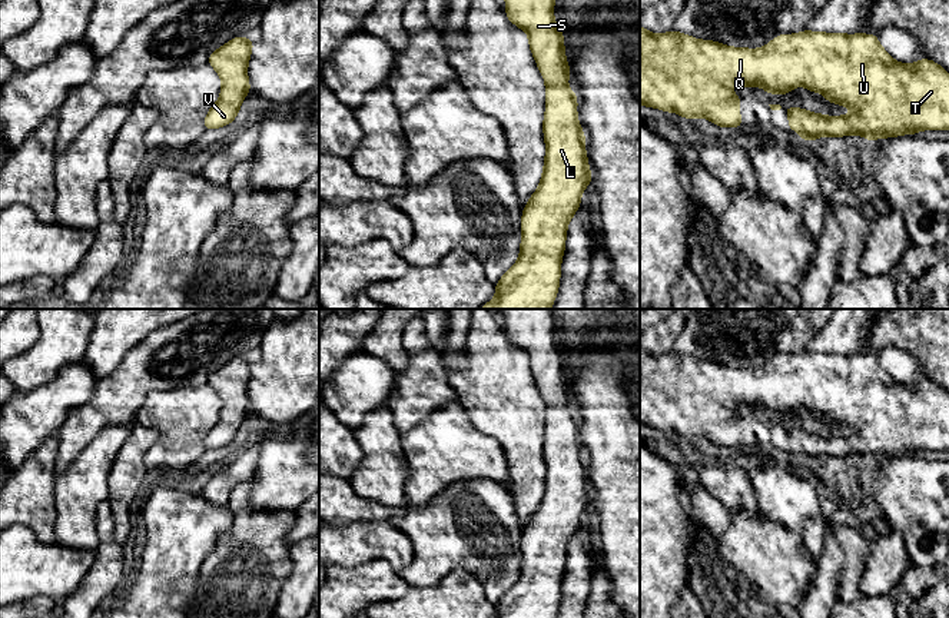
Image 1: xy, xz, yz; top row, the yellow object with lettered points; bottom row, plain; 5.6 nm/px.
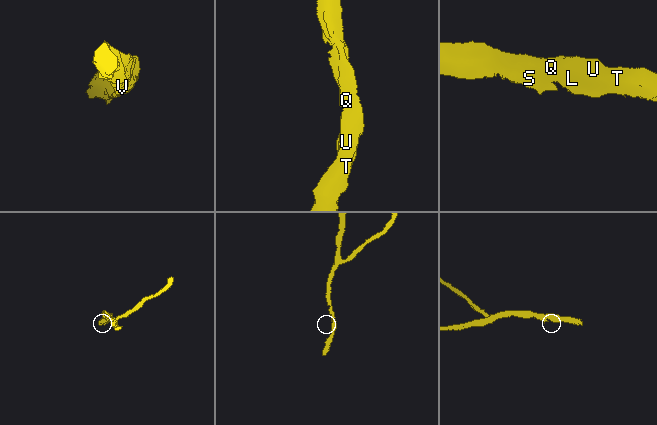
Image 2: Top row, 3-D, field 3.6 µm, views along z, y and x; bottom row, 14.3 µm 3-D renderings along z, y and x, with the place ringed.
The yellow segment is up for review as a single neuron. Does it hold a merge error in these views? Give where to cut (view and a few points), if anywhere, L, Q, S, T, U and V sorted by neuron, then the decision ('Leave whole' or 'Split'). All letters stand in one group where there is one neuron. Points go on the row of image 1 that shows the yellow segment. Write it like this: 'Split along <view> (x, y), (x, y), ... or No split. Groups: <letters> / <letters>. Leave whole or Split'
No split. Groups: L Q S T U V. Leave whole

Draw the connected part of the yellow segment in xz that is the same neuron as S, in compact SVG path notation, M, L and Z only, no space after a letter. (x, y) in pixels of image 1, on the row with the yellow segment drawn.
M505 0L505 14L528 34L531 53L545 82L545 159L538 189L522 210L518 260L495 285L495 298L480 309L551 309L560 286L567 227L591 183L585 137L577 116L578 100L567 84L571 72L565 60L564 34L554 19L554 4L555 0Z

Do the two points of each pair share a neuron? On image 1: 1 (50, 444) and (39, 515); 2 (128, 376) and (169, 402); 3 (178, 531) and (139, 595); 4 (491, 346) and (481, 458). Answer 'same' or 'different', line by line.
1: same
2: different
3: same
4: different

